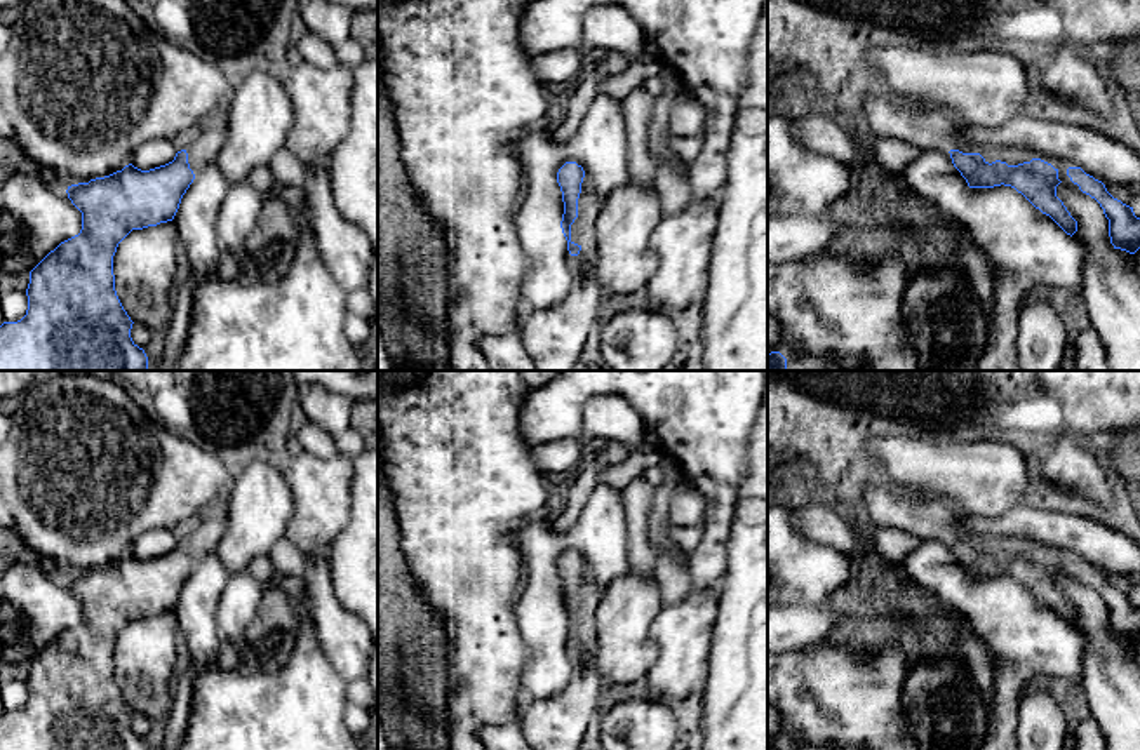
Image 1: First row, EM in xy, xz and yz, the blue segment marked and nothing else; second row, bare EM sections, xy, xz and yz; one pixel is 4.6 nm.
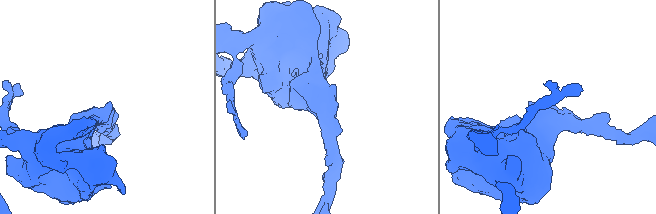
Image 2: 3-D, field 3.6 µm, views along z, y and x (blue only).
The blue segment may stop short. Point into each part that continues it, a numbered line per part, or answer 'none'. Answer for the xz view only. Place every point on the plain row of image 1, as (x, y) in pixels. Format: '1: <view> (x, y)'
1: xz (590, 594)

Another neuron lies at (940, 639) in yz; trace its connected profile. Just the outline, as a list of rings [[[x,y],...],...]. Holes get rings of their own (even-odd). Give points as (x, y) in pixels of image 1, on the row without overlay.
[[[936,618],[936,632],[931,639],[917,640],[910,639],[909,635],[889,635],[889,637],[900,639],[912,651],[914,656],[921,653],[924,647],[952,647],[947,632],[938,618]]]

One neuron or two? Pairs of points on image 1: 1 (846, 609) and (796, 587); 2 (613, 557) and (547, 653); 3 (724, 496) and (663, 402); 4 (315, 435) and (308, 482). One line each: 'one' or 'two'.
1: two
2: one
3: one
4: two

